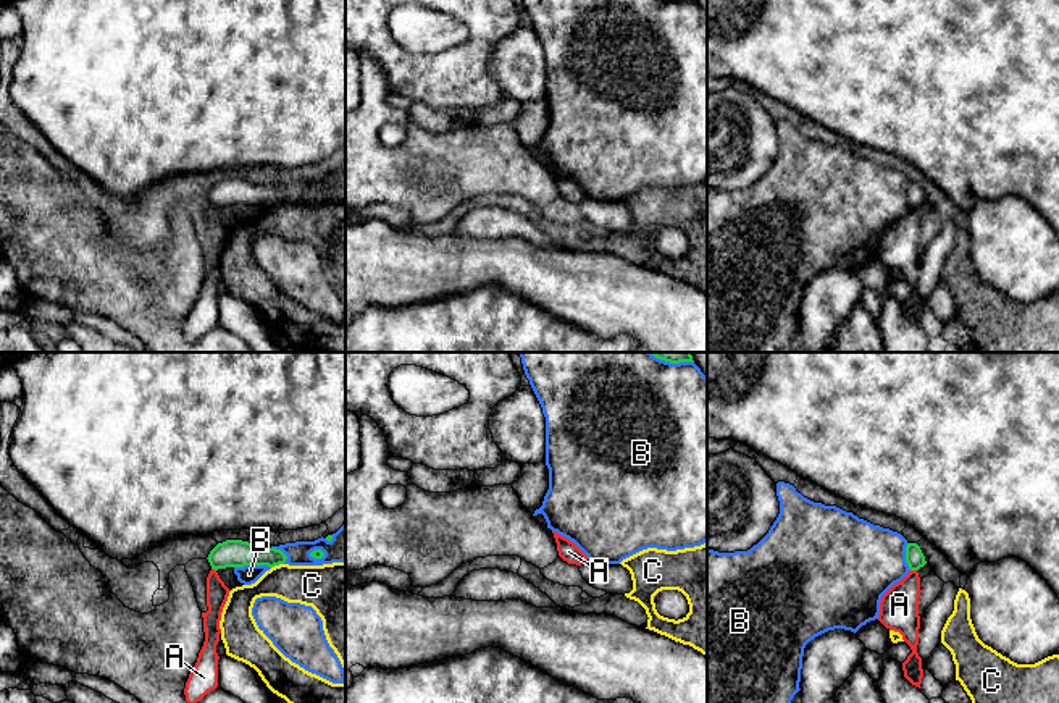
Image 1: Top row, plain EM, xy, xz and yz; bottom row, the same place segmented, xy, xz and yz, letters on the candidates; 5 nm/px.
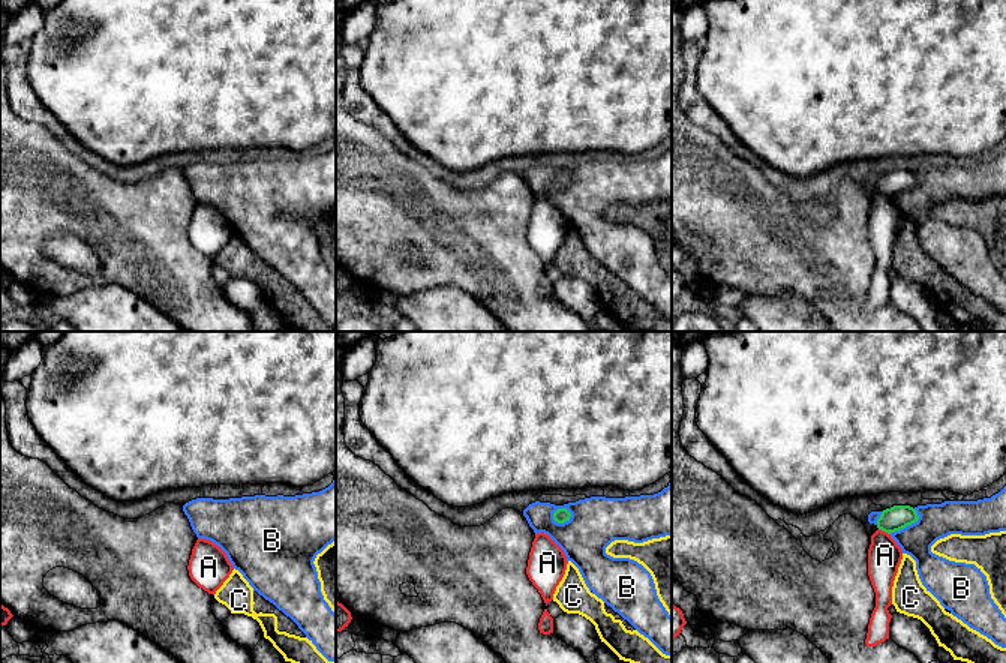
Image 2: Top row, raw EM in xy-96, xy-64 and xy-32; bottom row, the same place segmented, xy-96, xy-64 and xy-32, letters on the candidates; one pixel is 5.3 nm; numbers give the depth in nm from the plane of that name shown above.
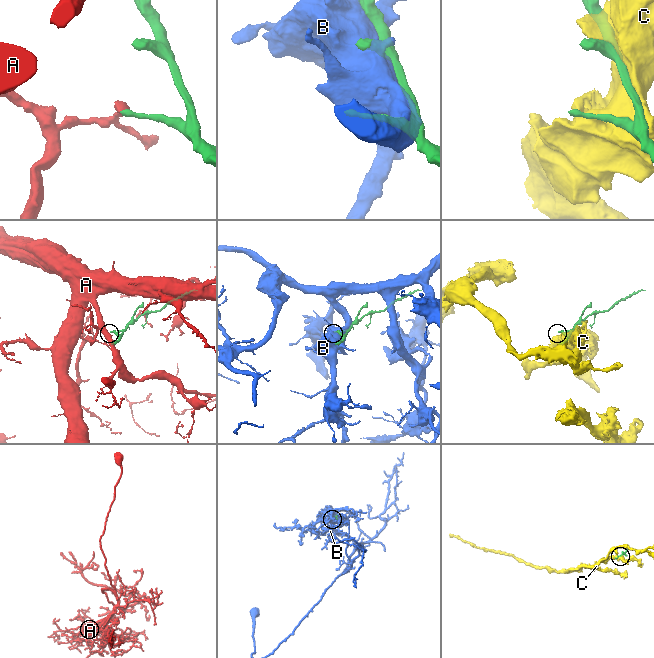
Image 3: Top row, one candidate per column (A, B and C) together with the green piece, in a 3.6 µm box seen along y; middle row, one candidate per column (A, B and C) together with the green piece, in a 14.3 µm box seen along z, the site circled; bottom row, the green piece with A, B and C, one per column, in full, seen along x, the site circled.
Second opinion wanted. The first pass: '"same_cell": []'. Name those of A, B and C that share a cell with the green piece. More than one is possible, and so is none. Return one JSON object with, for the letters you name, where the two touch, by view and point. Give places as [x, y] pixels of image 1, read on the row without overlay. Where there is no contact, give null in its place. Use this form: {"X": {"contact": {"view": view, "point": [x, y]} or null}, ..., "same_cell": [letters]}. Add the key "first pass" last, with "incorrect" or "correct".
{"same_cell": [], "first pass": "correct"}

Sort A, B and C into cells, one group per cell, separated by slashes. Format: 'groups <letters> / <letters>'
groups A / B / C

